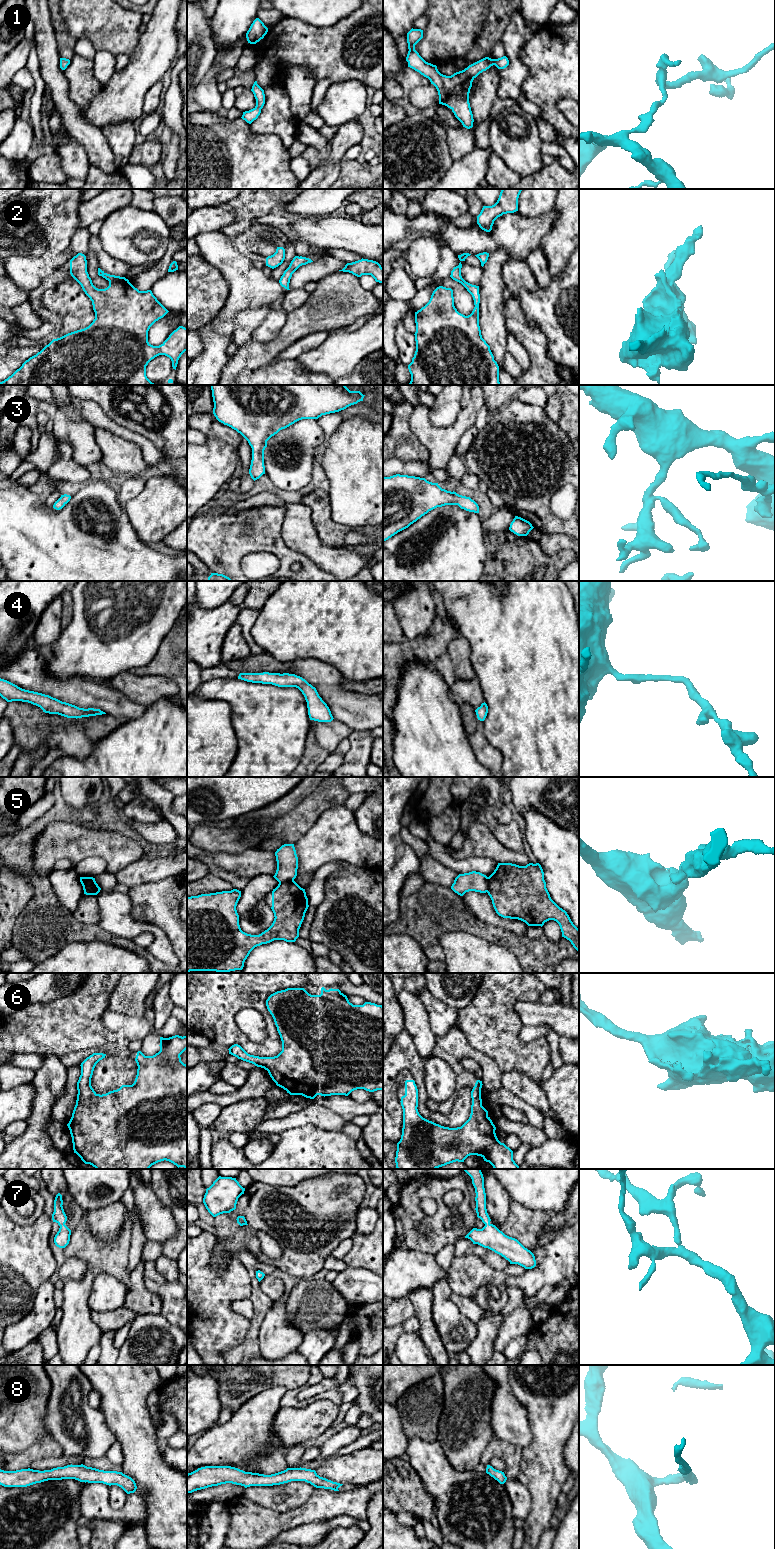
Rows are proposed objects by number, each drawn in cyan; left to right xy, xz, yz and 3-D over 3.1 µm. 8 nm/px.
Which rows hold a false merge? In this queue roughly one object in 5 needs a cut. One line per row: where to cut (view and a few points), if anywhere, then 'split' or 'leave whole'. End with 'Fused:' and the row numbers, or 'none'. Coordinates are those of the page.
1: no cut; leave whole
2: no cut; leave whole
3: no cut; leave whole
4: no cut; leave whole
5: cut in xz along (293, 880), (281, 880), (279, 882); split
6: no cut; leave whole
7: no cut; leave whole
8: no cut; leave whole
Fused: 5

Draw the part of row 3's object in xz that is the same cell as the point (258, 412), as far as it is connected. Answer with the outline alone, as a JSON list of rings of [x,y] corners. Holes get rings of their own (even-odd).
[[[210,385],[214,402],[213,414],[216,419],[240,433],[252,448],[249,469],[255,481],[265,474],[264,450],[267,441],[280,430],[302,419],[318,419],[322,415],[339,412],[363,401],[360,391],[350,391],[345,385]]]

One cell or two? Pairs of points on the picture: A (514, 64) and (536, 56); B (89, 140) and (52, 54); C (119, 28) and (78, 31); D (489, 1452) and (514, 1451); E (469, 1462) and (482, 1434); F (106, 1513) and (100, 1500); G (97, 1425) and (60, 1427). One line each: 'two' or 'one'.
A: two
B: one
C: one
D: one
E: one
F: one
G: one

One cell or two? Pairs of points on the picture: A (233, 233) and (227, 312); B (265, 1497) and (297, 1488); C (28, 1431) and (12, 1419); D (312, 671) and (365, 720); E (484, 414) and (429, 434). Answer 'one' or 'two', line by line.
A: two
B: one
C: one
D: one
E: two

